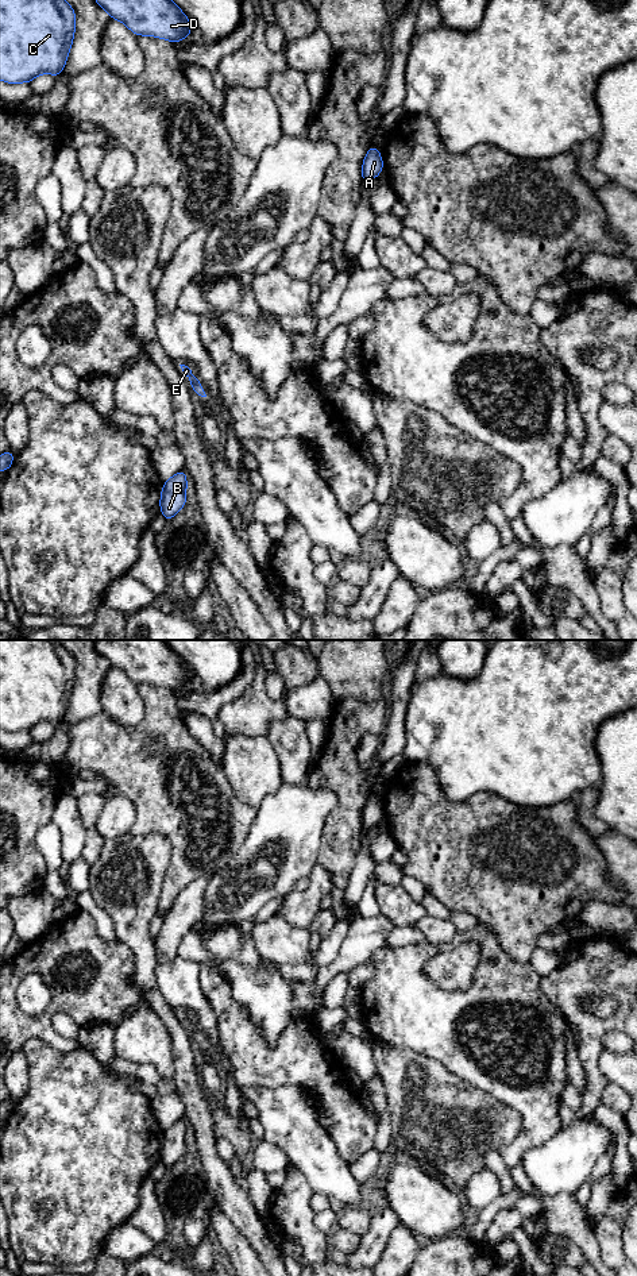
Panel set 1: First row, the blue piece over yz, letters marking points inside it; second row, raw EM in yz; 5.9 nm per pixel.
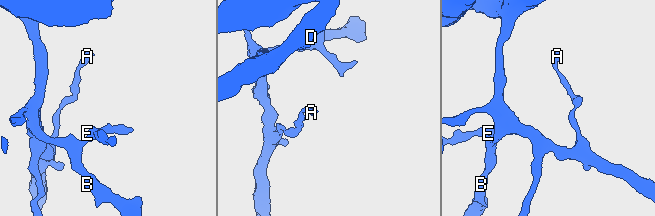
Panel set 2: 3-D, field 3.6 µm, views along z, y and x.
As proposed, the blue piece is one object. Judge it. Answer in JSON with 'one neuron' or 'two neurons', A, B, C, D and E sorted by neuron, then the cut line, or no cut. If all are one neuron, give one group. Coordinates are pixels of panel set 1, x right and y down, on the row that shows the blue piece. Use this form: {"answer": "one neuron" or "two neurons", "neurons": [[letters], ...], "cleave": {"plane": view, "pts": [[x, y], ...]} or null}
{"answer": "one neuron", "neurons": [["A", "B", "C", "D", "E"]], "cleave": null}

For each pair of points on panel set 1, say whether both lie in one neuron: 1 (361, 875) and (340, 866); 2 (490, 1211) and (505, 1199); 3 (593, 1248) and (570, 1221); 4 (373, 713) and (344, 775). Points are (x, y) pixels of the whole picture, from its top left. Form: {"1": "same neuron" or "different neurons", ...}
{"1": "different neurons", "2": "same neuron", "3": "same neuron", "4": "same neuron"}

